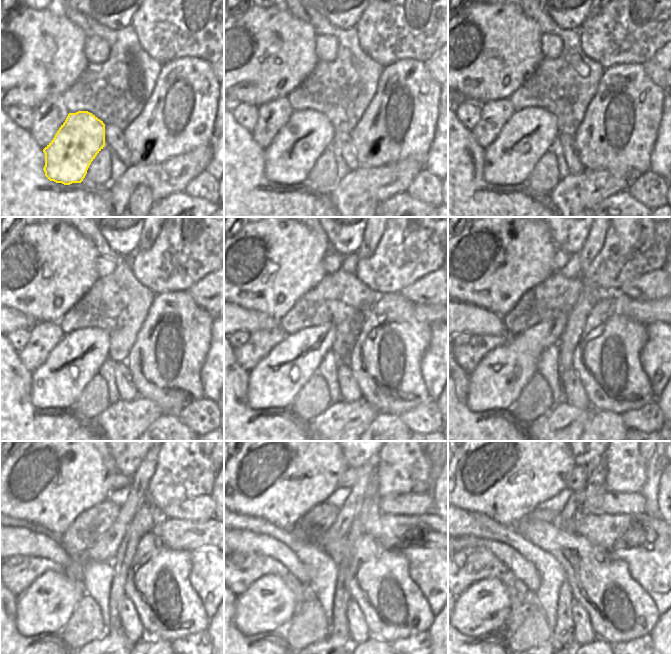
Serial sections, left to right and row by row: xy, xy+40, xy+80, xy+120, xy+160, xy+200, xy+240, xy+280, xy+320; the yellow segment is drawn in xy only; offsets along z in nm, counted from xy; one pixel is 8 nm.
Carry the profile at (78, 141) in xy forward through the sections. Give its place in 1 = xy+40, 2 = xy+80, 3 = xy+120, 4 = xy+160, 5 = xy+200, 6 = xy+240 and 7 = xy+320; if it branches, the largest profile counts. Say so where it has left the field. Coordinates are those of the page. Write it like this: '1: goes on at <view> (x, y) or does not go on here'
1: goes on at xy+40 (288, 160)
2: goes on at xy+80 (529, 133)
3: goes on at xy+120 (77, 358)
4: goes on at xy+160 (275, 381)
5: goes on at xy+200 (496, 383)
6: goes on at xy+240 (46, 606)
7: goes on at xy+320 (484, 607)

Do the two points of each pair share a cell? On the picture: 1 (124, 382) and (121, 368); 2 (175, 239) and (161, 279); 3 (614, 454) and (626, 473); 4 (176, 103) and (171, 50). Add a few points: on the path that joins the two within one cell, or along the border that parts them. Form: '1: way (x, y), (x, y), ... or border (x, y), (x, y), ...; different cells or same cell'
1: way (124, 379), (122, 371); same cell
2: way (175, 249), (175, 258), (164, 269); same cell
3: way (619, 459), (625, 468); same cell
4: border (195, 56), (180, 56), (163, 63); different cells

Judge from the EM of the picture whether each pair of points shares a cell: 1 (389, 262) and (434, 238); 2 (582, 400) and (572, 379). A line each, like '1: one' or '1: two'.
1: one
2: one

